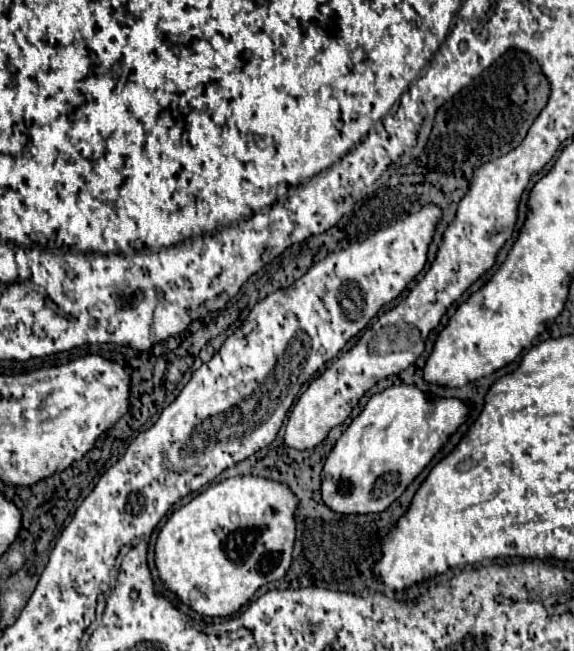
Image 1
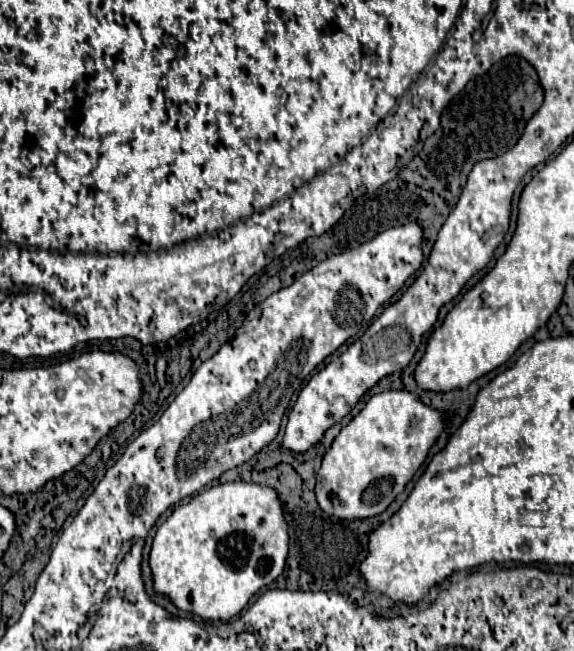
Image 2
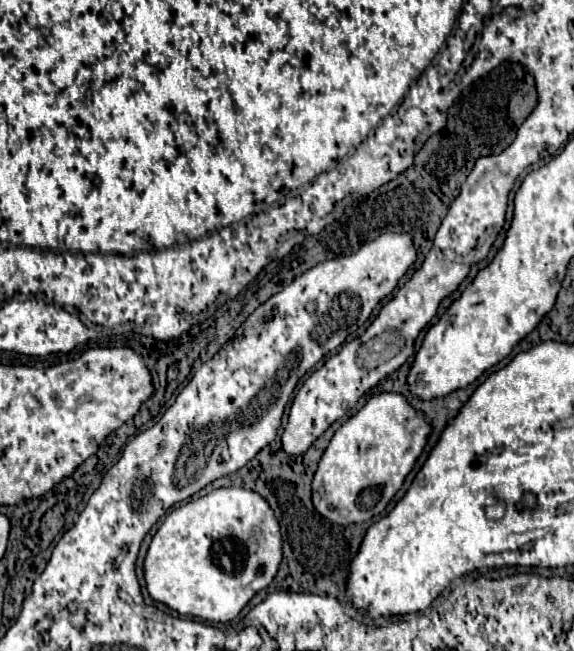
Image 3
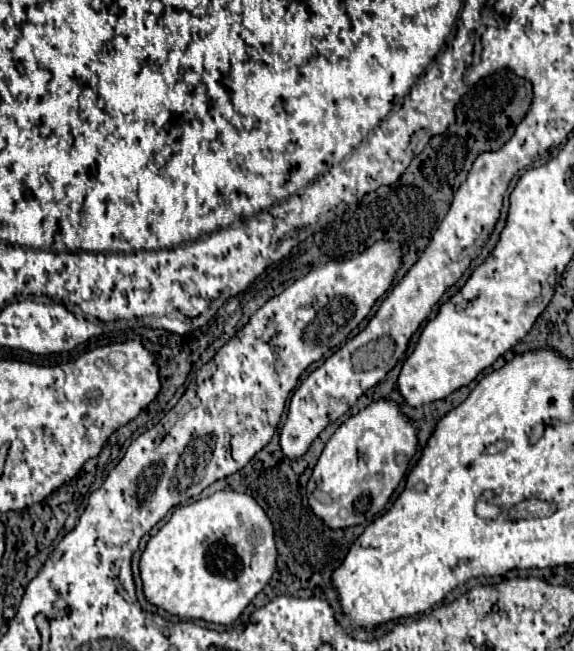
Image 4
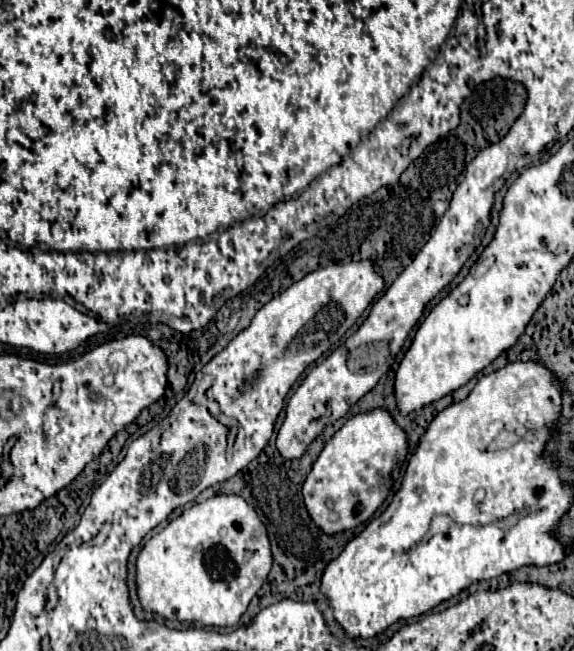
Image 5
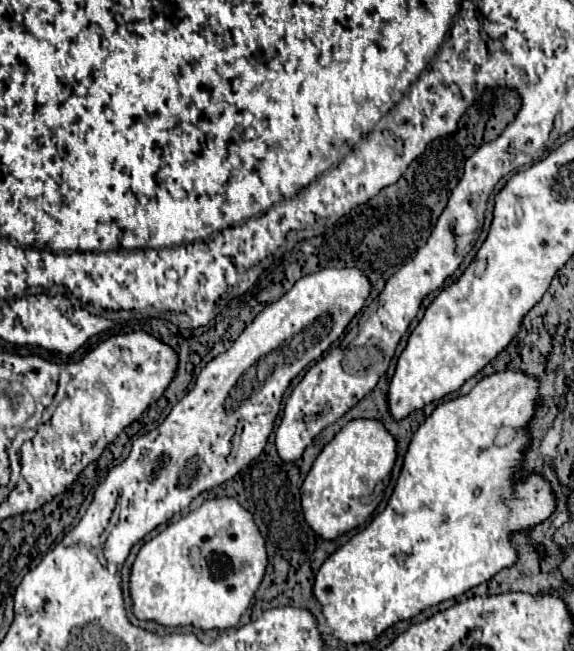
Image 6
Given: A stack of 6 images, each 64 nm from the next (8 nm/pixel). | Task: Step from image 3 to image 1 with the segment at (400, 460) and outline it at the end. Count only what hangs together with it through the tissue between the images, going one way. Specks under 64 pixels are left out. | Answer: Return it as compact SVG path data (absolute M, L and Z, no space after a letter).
M396 384L378 394L374 394L366 408L352 420L352 424L342 432L330 450L324 468L322 468L322 500L340 514L372 514L386 510L406 488L408 484L430 464L434 454L442 444L456 432L456 428L466 420L468 406L454 398L436 398L436 404L426 398L416 386Z

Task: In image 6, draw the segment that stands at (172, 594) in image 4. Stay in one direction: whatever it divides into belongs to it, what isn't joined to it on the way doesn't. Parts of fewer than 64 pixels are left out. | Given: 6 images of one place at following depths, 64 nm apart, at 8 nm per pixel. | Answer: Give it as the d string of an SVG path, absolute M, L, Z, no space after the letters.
M210 498L140 548L130 570L134 616L168 628L234 628L262 582L266 562L264 538L252 514L234 498Z

